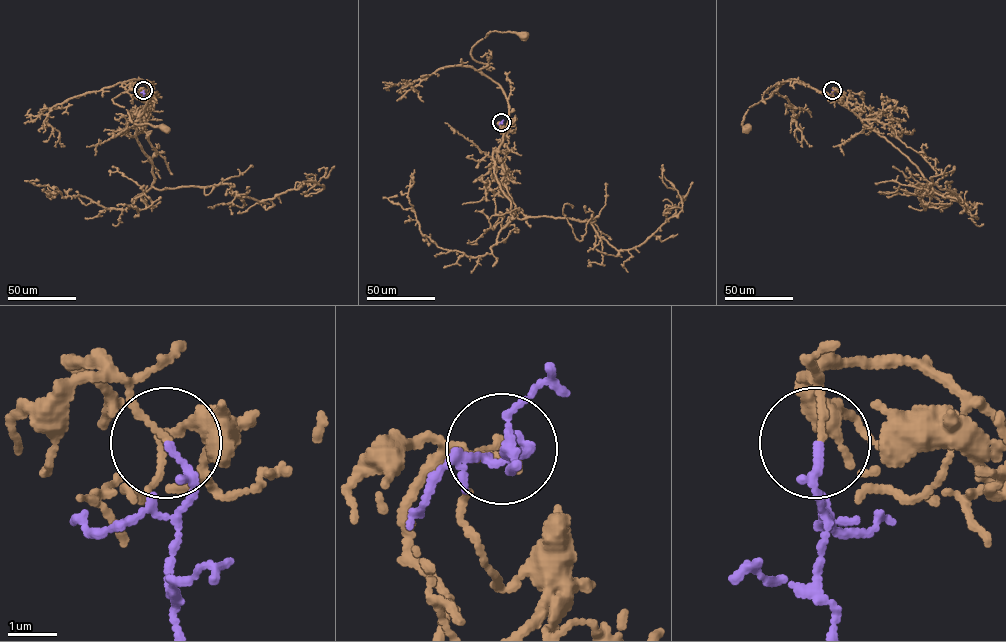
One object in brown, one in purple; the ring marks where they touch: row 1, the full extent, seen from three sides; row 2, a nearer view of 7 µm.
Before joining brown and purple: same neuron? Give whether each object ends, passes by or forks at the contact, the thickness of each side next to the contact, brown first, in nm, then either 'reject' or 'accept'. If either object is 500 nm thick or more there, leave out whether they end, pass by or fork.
brown passes by; purple ends; calibres 90 and 160 nm; accept

